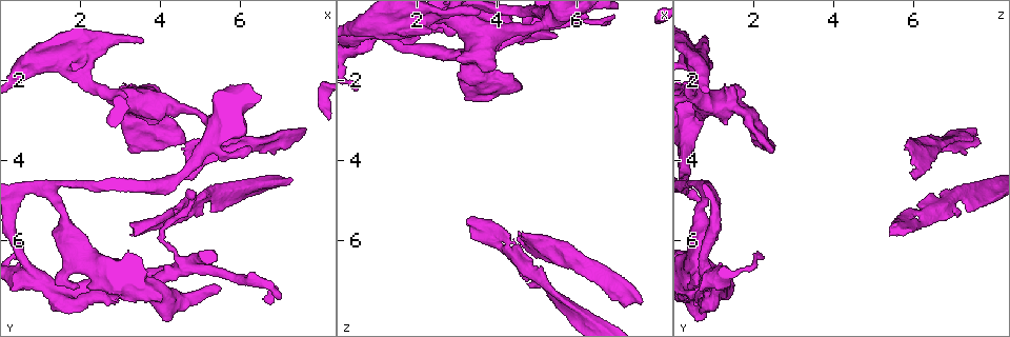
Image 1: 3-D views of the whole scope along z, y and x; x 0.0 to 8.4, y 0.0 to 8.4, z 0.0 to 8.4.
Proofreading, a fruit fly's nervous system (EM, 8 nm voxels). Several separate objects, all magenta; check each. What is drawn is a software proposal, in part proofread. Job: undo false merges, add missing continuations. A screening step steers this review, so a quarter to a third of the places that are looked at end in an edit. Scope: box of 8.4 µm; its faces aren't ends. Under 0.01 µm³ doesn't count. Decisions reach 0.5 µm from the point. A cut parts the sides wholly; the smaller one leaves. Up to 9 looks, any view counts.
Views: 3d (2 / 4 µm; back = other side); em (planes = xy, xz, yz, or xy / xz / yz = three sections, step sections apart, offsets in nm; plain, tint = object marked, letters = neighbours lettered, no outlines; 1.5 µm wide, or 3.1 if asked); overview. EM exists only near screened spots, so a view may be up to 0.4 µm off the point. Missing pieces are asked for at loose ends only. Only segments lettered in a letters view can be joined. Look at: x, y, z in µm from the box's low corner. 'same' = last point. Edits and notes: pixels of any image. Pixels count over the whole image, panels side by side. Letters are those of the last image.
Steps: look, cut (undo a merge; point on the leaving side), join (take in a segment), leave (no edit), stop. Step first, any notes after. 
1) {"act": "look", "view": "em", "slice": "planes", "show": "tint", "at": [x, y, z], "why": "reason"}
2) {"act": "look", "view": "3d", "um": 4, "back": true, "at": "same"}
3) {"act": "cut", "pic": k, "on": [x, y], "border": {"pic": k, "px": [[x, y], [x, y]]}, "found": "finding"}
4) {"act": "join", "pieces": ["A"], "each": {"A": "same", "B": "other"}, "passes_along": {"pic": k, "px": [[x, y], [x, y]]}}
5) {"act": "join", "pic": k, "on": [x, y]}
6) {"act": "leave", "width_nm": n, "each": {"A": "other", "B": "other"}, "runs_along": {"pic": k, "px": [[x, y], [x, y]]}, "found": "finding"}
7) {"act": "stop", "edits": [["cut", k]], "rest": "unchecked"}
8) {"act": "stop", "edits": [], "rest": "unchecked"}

{"act": "look", "view": "em", "slice": "planes", "show": "plain", "at": [7.60, 3.20, 7.50], "why": "free end"}

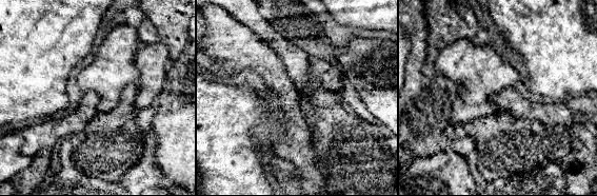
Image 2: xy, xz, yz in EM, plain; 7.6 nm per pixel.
{"act": "look", "view": "em", "slice": "planes", "show": "letters", "at": "same"}

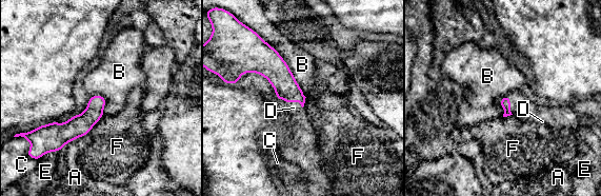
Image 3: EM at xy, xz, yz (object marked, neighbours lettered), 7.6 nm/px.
{"act": "join", "pieces": ["D"], "longest_contact_nm": ["B", 550], "each": {"A": "other", "B": "other", "C": "other", "D": "same", "E": "other", "F": "other"}, "found": "the cell continues"}

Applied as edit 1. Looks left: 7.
{"act": "look", "view": "3d", "um": 2, "at": [3.65, 3.10, 2.00]}

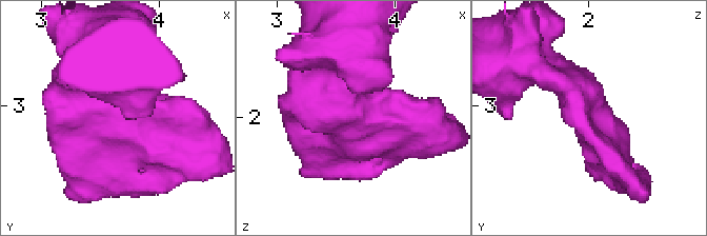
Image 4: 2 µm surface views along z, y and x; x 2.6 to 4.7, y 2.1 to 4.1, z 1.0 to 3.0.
{"act": "look", "view": "em", "slice": "planes", "show": "letters", "at": [3.68, 3.04, 2.00]}

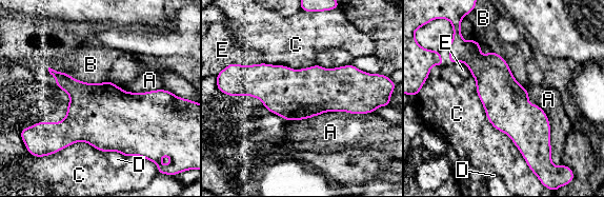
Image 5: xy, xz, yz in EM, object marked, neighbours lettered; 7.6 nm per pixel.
{"act": "leave", "longest_contact_nm": ["C", 750], "each": {"A": "other", "B": "other", "C": "other", "D": "other", "E": "other"}, "runs_along": {"pic": 5, "px": [[471, 42], [526, 155]]}, "found": "continuous, no second cell"}

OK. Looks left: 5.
{"act": "look", "view": "overview", "why": "see it whole again"}

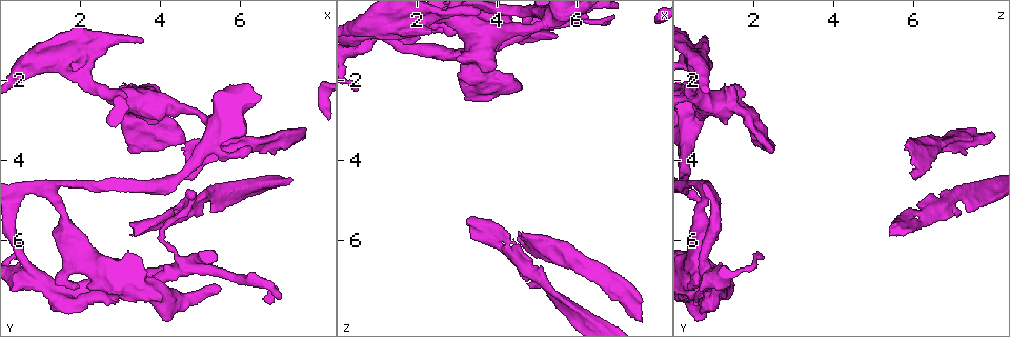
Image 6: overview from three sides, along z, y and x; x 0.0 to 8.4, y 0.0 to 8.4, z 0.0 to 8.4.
{"act": "look", "view": "em", "slice": "planes", "show": "tint", "at": [2.35, 0.90, 0.85], "why": "an open end"}

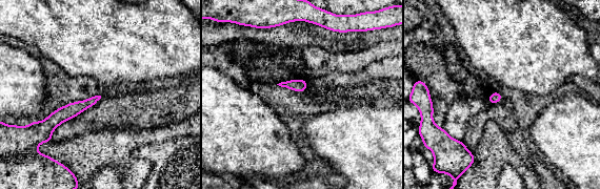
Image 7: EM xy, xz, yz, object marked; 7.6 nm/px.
{"act": "look", "view": "em", "slice": "planes", "show": "letters", "at": "same", "why": "see the neighbours"}

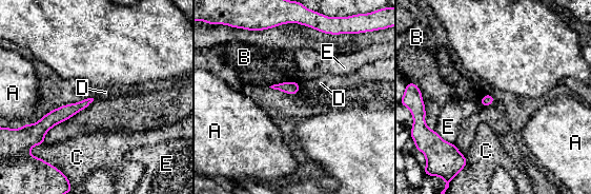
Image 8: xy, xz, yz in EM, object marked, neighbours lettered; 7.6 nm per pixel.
{"act": "leave", "each": {"A": "other", "B": "other", "C": "other", "D": "other", "E": "other"}, "border": {"pic": 8, "px": [[299, 83], [300, 90]]}, "found": "no lettered segment goes on from it"}

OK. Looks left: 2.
{"act": "look", "view": "em", "slice": "planes", "show": "letters", "at": [0.70, 1.65, 0.70], "why": "calibre changes"}

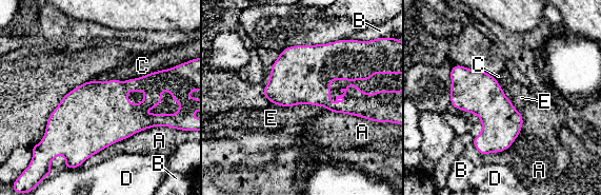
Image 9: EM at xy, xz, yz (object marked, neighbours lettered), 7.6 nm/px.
{"act": "leave", "each": {"A": "other", "B": "other", "C": "other", "D": "other", "E": "other"}, "border": {"pic": 9, "px": [[269, 101], [284, 106], [319, 106]]}, "found": "continuous, no second cell"}

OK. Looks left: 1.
{"act": "stop", "edits": [["join", 3]], "rest": "unchecked"}

